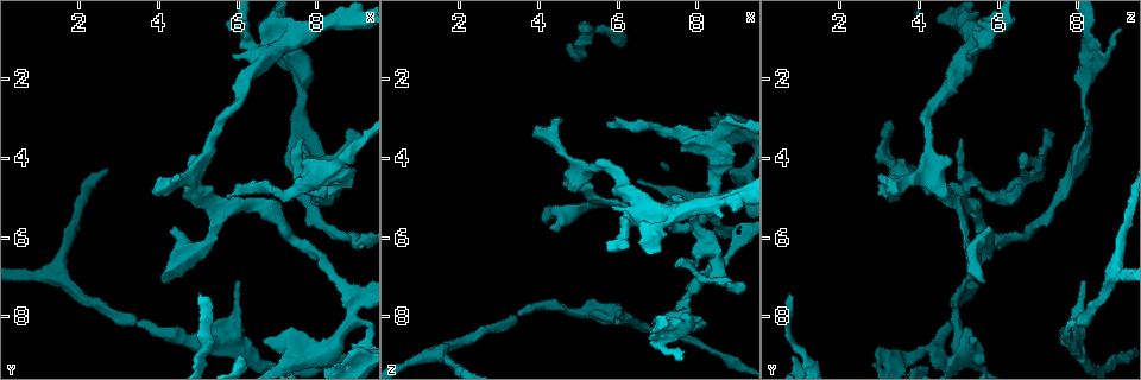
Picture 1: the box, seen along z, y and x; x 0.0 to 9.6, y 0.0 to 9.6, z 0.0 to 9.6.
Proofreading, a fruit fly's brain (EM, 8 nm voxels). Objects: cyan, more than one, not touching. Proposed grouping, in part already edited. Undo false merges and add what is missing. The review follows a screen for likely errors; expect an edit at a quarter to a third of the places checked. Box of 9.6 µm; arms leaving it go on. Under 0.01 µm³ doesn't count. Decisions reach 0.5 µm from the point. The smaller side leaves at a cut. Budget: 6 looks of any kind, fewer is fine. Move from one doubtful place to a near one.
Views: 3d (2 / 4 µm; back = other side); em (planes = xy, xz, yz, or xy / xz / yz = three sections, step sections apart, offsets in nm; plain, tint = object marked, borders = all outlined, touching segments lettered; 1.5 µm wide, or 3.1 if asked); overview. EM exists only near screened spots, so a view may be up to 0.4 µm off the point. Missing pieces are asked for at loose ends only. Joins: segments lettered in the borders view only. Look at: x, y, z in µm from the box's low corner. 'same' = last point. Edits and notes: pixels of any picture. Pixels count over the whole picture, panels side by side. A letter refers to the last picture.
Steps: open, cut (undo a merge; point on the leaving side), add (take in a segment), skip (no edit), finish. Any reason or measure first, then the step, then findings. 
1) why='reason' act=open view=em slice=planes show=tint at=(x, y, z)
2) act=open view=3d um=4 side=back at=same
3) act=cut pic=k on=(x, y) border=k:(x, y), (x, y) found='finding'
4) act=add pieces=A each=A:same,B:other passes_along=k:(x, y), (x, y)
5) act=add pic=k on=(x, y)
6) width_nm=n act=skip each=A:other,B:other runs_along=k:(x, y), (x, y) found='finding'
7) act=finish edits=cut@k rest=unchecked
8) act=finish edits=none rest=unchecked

why='an open end' act=open view=3d um=2 at=(3.85, 4.90, 3.45)

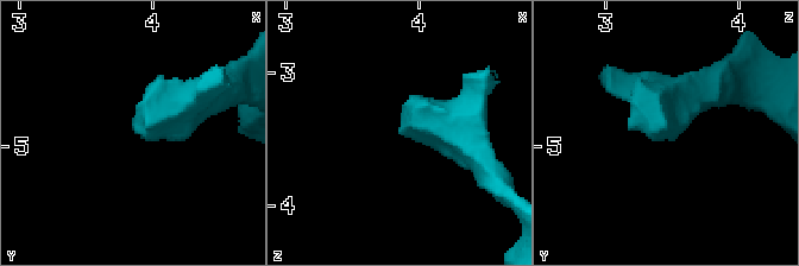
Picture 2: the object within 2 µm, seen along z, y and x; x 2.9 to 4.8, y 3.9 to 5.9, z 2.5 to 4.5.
act=open view=em slice=planes show=tint at=(3.86, 4.88, 3.48)

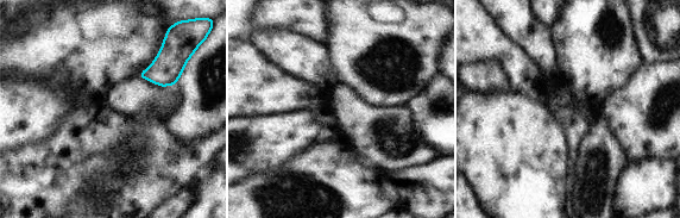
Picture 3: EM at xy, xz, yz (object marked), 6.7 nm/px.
why='see the neighbours' act=open view=em slice=planes show=borders at=same

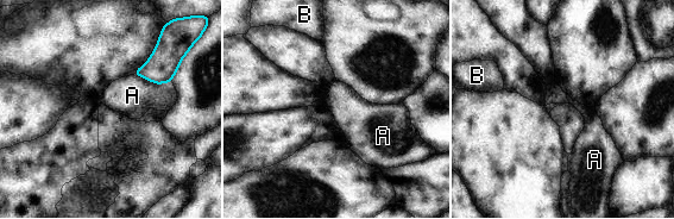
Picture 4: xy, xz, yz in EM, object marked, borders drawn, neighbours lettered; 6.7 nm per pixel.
act=skip each=A:other,B:other border=4:(133, 74), (156, 83), (171, 82) found='no lettered segment goes on from it'

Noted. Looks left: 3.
why='an open end' act=open view=3d um=2 at=(5.70, 4.90, 3.15)

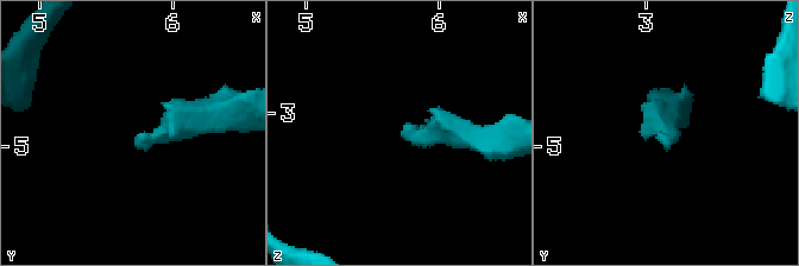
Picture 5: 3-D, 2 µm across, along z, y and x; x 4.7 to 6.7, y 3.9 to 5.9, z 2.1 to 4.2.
act=open view=em slice=planes show=plain at=(5.74, 4.94, 3.08)

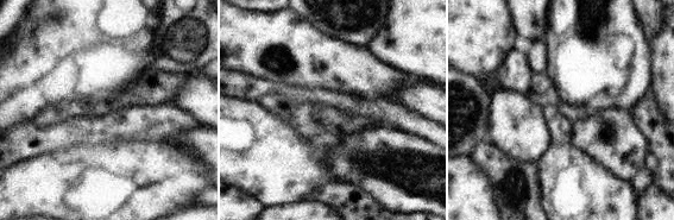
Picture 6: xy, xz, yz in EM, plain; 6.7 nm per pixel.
act=open view=em slice=planes show=borders at=same

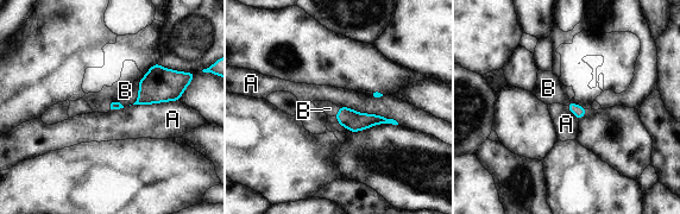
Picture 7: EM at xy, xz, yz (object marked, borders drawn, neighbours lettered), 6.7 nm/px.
act=add pic=7 on=(125, 90) each=A:other,B:same passes_along=7:(161, 85), (139, 92), (125, 90) found='it goes on there'

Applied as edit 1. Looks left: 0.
act=finish edits=add@7 rest=unchecked

